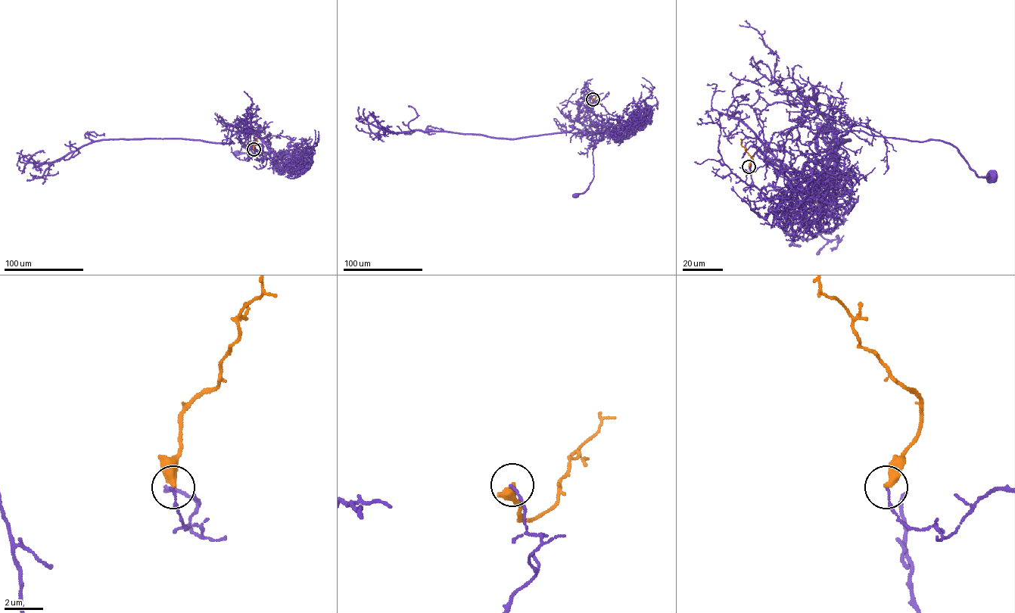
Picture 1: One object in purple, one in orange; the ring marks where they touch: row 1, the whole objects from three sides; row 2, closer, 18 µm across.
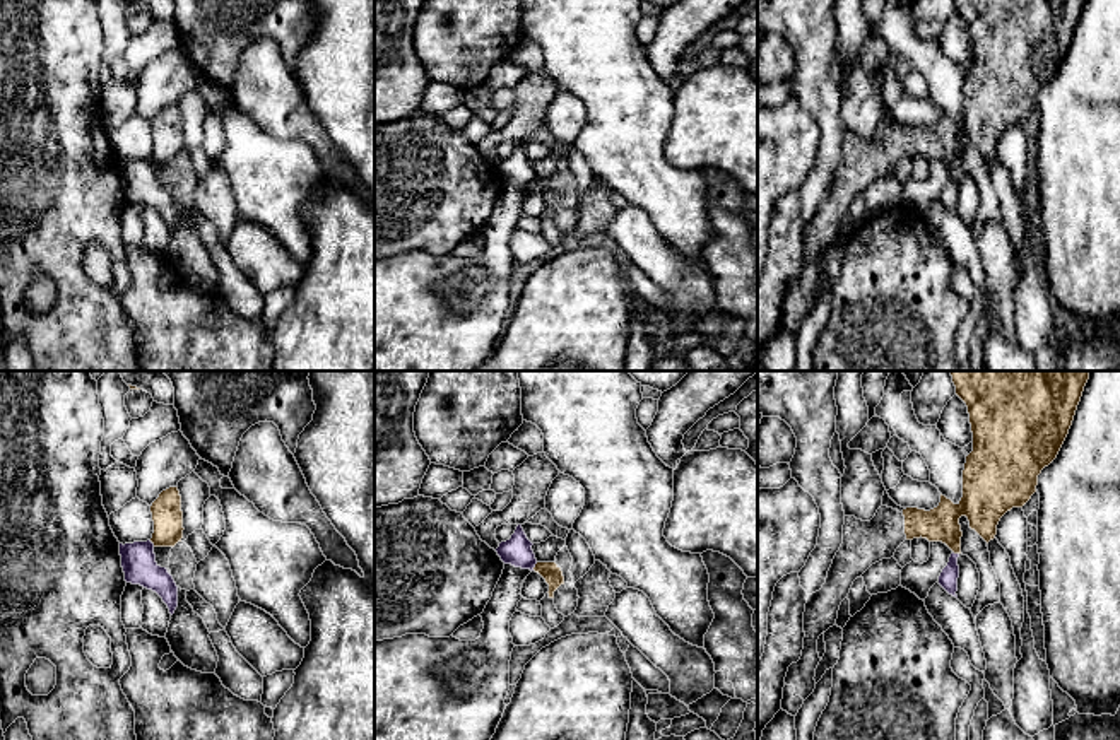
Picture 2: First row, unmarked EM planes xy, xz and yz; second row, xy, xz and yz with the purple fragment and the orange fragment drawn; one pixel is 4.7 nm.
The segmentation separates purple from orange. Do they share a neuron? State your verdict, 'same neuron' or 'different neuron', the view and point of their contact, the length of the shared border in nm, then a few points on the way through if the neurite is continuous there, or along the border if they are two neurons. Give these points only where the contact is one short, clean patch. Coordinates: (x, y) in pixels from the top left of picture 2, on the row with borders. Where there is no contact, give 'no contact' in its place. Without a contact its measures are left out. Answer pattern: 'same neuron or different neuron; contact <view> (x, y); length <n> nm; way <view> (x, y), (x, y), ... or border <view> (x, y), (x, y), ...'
different neuron; contact xz (534, 566); length 50 nm; border xz (537, 563), (532, 569)

